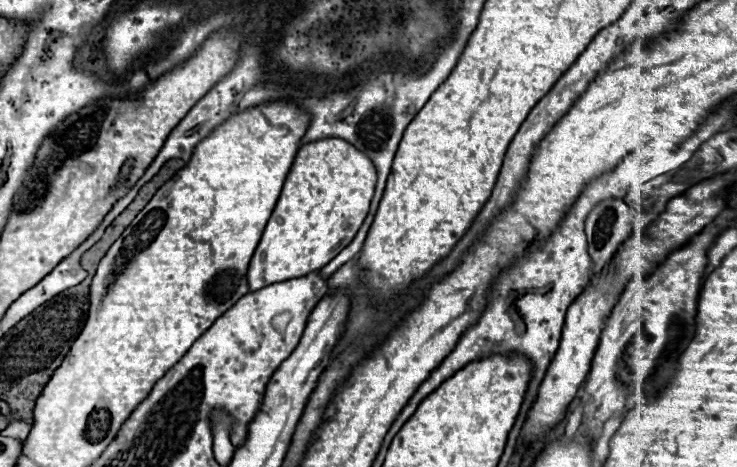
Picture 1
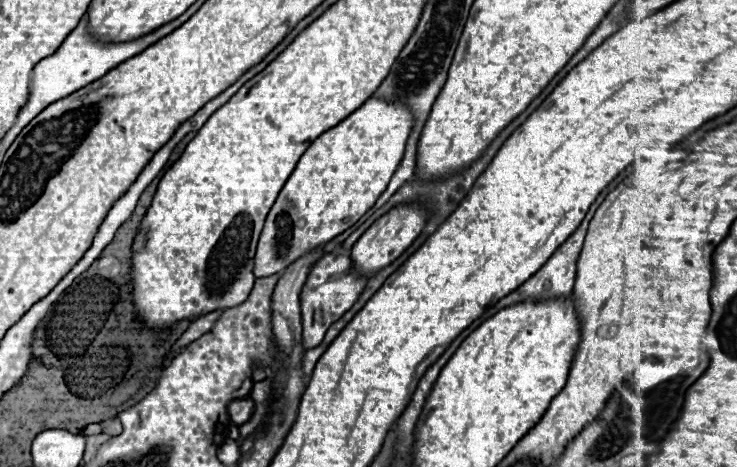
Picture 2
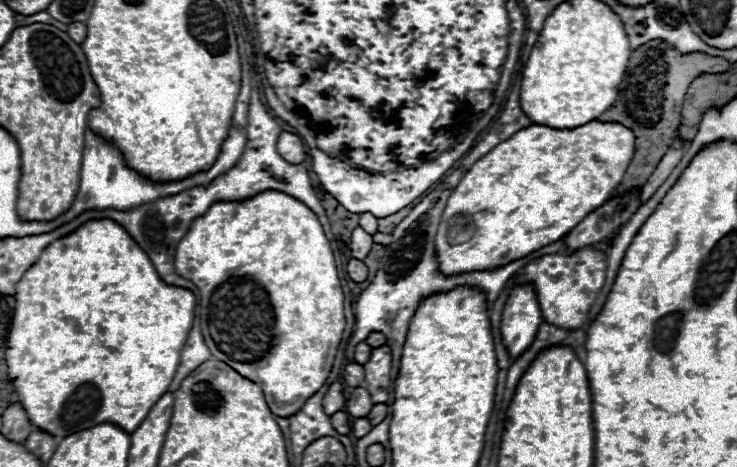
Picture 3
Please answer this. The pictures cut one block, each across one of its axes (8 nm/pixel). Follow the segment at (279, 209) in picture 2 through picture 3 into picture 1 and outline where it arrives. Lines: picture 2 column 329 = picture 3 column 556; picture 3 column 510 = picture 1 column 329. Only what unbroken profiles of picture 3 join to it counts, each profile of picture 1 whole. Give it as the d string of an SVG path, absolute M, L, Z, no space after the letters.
M320 138L300 146L278 204L248 268L250 290L306 276L326 266L360 230L376 186L376 168L368 156L342 138Z

